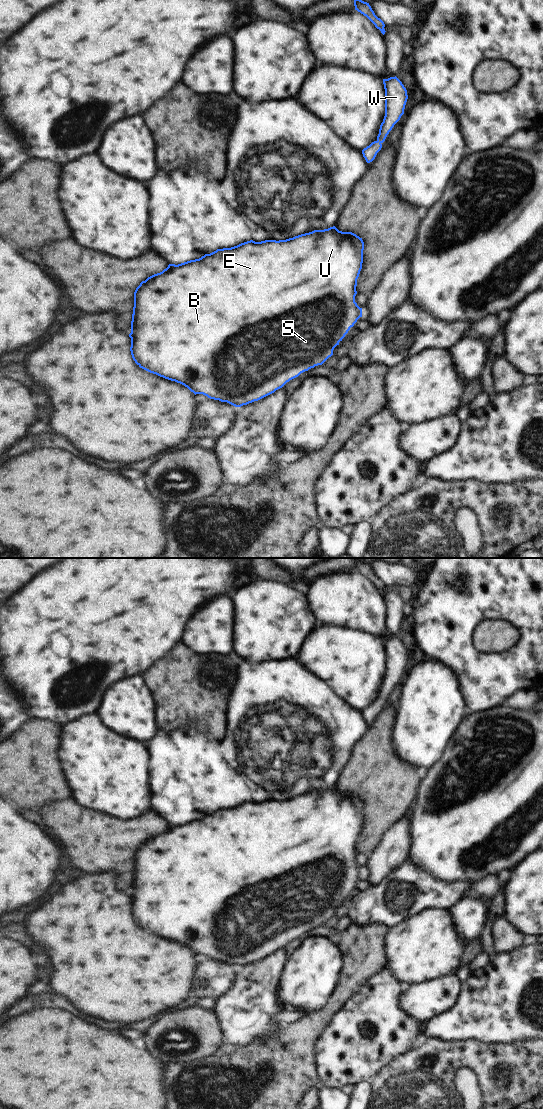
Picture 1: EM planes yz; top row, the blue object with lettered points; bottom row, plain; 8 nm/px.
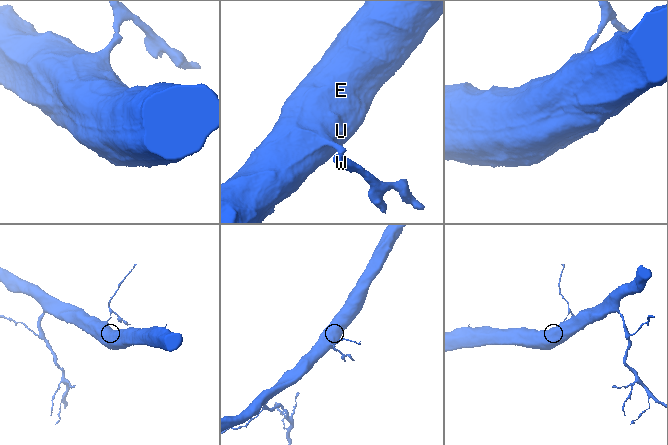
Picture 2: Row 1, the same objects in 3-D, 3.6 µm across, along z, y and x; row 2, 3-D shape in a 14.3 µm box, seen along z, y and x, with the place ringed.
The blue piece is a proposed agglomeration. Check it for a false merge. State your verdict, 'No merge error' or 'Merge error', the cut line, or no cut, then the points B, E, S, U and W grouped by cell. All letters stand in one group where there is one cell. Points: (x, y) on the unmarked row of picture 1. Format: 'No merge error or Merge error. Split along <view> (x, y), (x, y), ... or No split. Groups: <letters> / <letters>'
No merge error. No split. Groups: B E S U W

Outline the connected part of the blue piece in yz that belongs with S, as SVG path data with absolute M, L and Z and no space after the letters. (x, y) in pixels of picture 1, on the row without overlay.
M335 786L324 790L314 790L286 800L253 800L231 808L217 809L199 819L178 825L169 824L162 832L142 841L134 852L134 867L131 881L131 915L142 929L187 947L191 952L203 954L210 959L227 962L241 967L258 961L301 933L322 925L333 915L334 908L345 897L351 887L362 877L362 868L355 862L357 839L362 829L364 802L352 792L339 791Z

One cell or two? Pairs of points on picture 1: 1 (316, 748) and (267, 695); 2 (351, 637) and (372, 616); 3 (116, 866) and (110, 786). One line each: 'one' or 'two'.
1: one
2: two
3: two

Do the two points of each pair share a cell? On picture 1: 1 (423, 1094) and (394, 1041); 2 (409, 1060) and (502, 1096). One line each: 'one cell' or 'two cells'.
1: two cells
2: one cell

